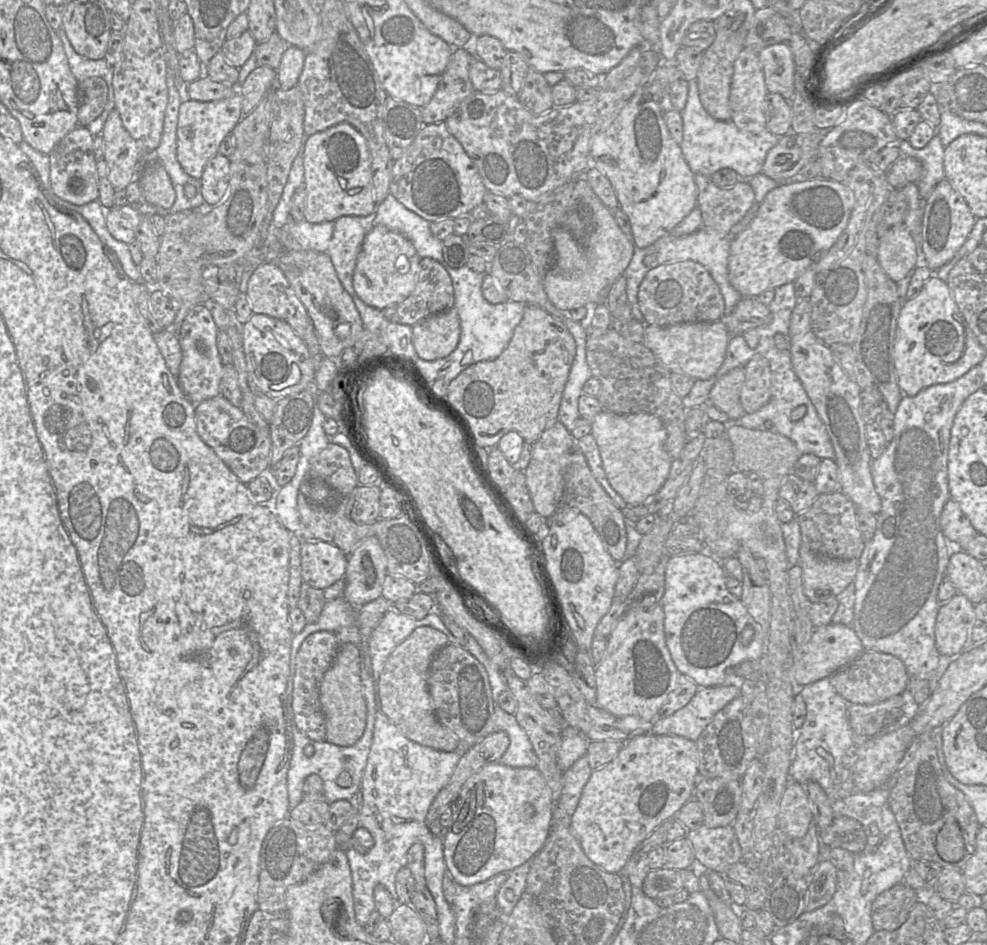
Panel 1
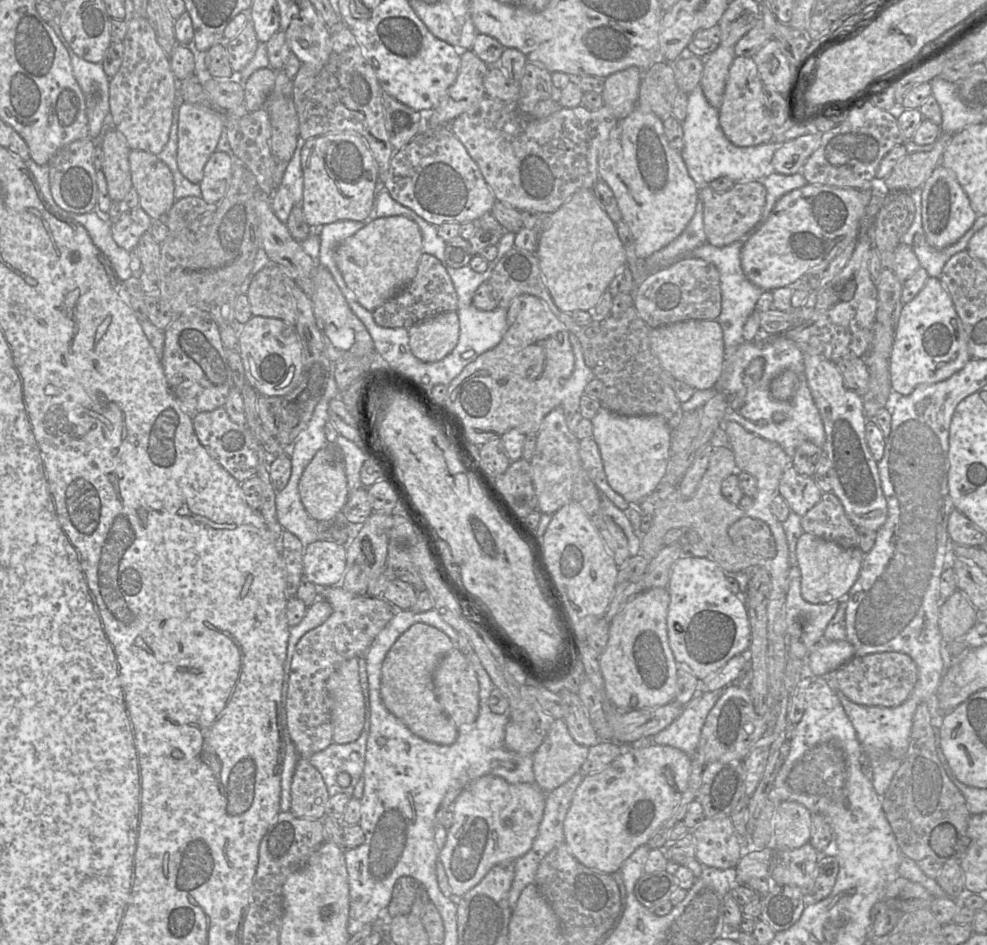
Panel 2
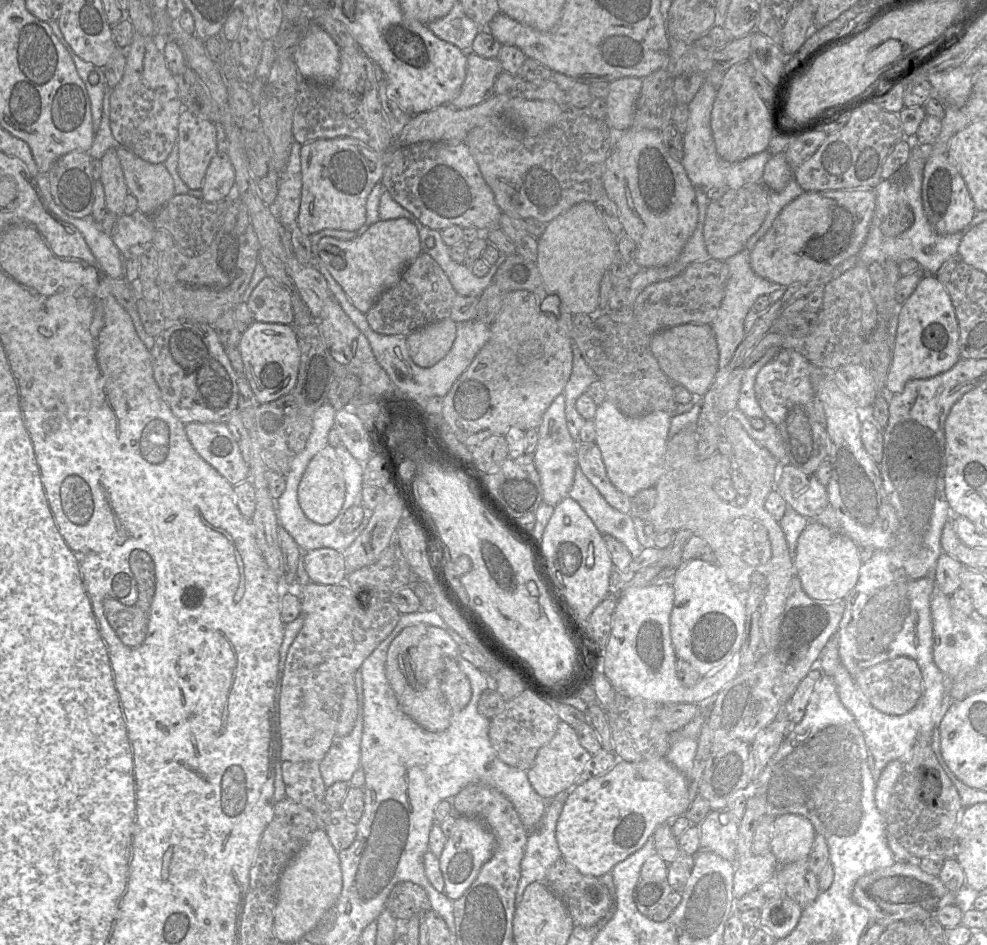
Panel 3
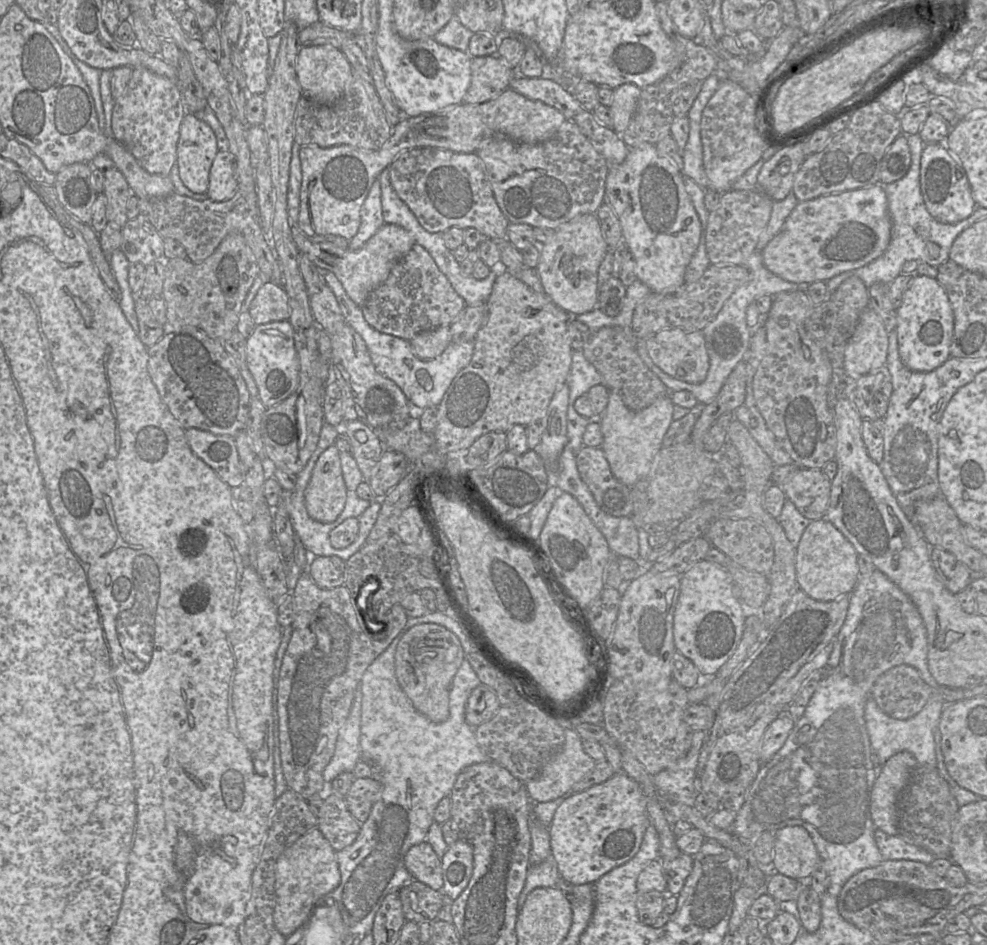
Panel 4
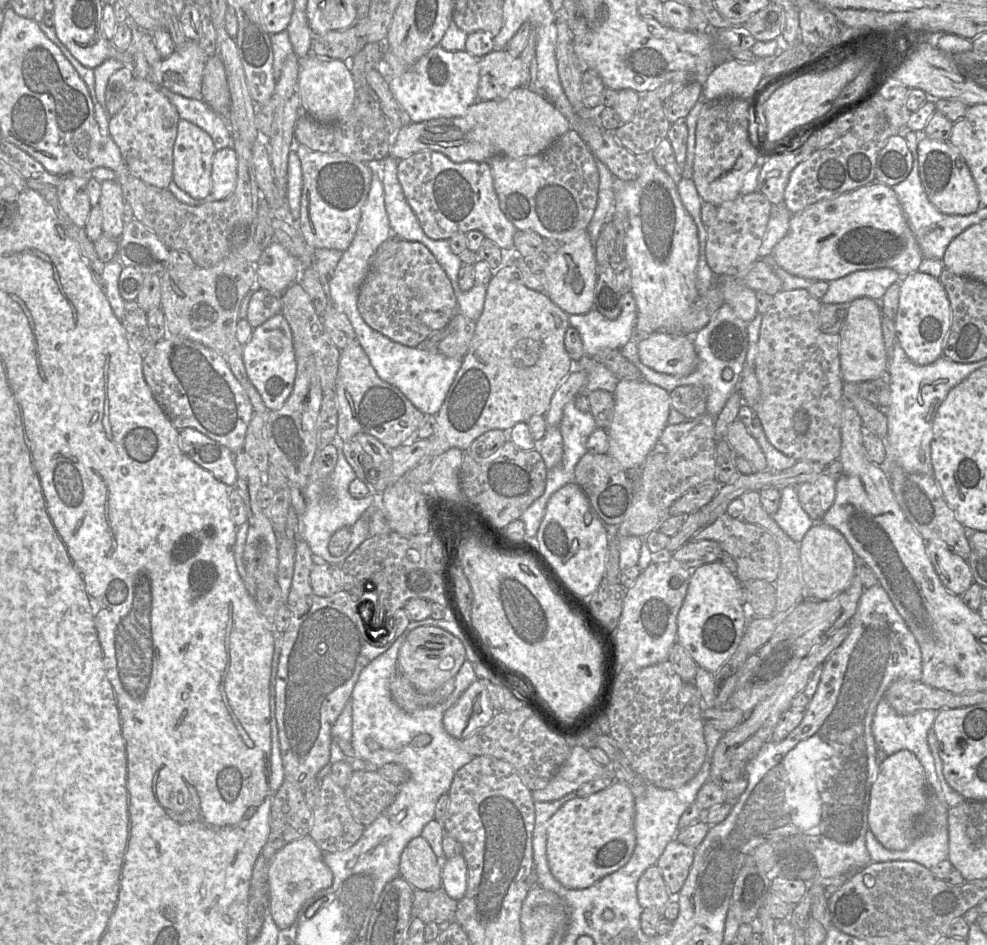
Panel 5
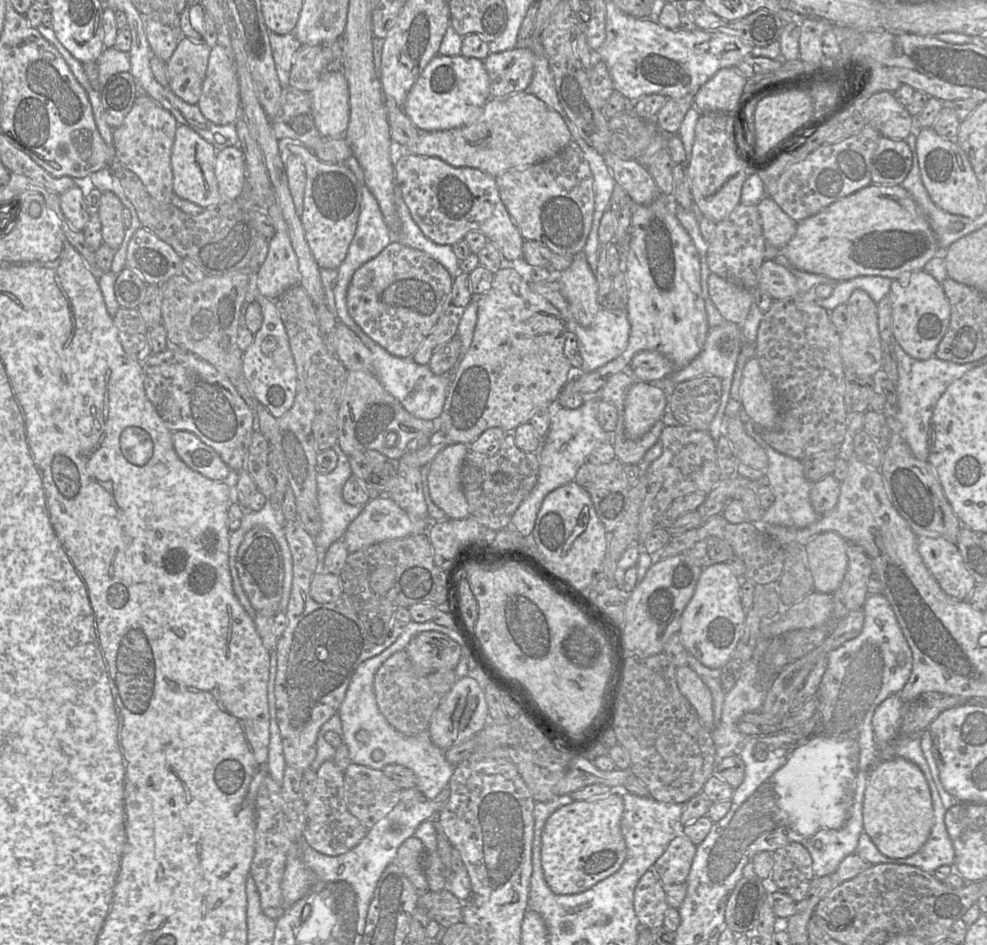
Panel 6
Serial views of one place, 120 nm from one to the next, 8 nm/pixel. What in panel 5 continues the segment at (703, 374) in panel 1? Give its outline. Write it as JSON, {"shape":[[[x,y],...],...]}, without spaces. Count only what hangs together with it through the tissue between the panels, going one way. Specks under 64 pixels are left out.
{"shape":[[[658,331],[638,339],[641,363],[659,373],[687,376],[697,367],[693,335]]]}

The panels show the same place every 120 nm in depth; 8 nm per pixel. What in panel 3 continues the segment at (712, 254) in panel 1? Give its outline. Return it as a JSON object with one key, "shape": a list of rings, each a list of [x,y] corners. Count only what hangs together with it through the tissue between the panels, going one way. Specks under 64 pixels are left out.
{"shape":[[[745,247],[742,251],[725,260],[729,270],[729,278],[720,309],[711,323],[719,351],[719,369],[729,364],[736,349],[744,340],[747,334],[745,332],[745,318],[757,298],[761,295],[770,295],[781,288],[787,288],[755,274],[750,265],[750,252]]]}

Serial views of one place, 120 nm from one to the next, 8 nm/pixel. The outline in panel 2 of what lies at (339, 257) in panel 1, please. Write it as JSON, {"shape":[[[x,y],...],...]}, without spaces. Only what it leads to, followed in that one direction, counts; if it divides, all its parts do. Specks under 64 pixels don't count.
{"shape":[[[375,200],[369,216],[364,221],[341,220],[326,224],[319,228],[320,252],[318,263],[330,271],[344,297],[345,295],[342,288],[345,287],[348,289],[348,287],[334,260],[335,249],[341,242],[353,236],[357,231],[376,218]]]}

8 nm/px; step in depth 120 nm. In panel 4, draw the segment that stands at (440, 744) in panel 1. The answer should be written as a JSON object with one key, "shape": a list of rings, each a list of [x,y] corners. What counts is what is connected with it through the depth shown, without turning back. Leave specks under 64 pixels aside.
{"shape":[[[438,624],[413,626],[399,641],[395,653],[397,681],[414,708],[430,721],[441,723],[448,719],[450,686],[464,658],[457,636]]]}

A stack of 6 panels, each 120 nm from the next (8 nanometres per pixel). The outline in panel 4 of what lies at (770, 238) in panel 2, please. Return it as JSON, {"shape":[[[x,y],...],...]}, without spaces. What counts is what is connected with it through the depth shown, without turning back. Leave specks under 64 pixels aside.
{"shape":[[[881,183],[868,187],[823,195],[798,202],[778,234],[762,250],[765,267],[775,275],[801,287],[828,281],[838,274],[863,267],[880,257],[891,238],[891,218]]]}

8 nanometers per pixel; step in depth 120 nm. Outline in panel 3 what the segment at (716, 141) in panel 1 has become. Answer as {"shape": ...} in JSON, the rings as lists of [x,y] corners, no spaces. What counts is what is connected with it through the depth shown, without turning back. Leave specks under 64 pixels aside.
{"shape":[[[705,80],[688,104],[689,118],[686,132],[683,134],[683,158],[681,163],[689,180],[694,187],[703,189],[711,187],[738,189],[746,184],[762,183],[765,165],[771,157],[768,150],[734,163],[725,161],[718,155],[710,123],[716,93],[717,89]]]}

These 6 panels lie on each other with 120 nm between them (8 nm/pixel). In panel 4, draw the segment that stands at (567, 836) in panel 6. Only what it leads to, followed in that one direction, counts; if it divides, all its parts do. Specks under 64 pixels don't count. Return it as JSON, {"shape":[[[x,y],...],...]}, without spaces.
{"shape":[[[623,772],[565,799],[548,827],[551,854],[559,874],[569,885],[594,884],[638,852],[650,819],[639,785]]]}

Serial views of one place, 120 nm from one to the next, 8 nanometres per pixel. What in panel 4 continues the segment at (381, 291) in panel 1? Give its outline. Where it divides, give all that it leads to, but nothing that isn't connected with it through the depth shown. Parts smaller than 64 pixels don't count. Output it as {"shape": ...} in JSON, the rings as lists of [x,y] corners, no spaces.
{"shape":[[[384,223],[358,250],[343,249],[327,241],[313,243],[297,226],[292,226],[291,232],[299,253],[307,255],[318,268],[333,272],[347,295],[359,306],[362,306],[371,291],[387,279],[393,265],[416,243],[406,229],[388,223]]]}

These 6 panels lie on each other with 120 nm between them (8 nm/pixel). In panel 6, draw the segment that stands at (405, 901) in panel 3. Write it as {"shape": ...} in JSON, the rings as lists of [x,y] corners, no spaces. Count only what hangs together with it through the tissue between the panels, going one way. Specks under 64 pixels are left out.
{"shape":[[[448,889],[420,893],[417,906],[425,909],[431,920],[445,928],[462,921],[463,902]]]}

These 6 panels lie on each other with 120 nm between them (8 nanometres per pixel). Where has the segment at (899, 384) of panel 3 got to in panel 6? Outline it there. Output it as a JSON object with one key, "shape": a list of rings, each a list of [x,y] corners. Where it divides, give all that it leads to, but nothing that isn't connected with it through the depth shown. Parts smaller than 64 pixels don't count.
{"shape":[[[922,270],[892,280],[889,297],[892,305],[894,341],[911,357],[926,360],[935,356],[937,347],[948,330],[951,307],[942,284]]]}

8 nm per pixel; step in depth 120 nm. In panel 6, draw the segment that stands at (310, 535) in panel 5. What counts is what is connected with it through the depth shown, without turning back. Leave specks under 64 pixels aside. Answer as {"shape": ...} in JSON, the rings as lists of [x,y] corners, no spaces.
{"shape":[[[336,442],[332,449],[338,456],[337,465],[333,471],[328,474],[317,473],[317,509],[321,517],[321,531],[314,538],[318,551],[326,551],[336,541],[343,539],[343,536],[349,525],[360,515],[365,505],[350,505],[345,502],[342,496],[342,490],[346,481],[351,477],[352,470],[350,466],[349,456],[341,449]]]}

